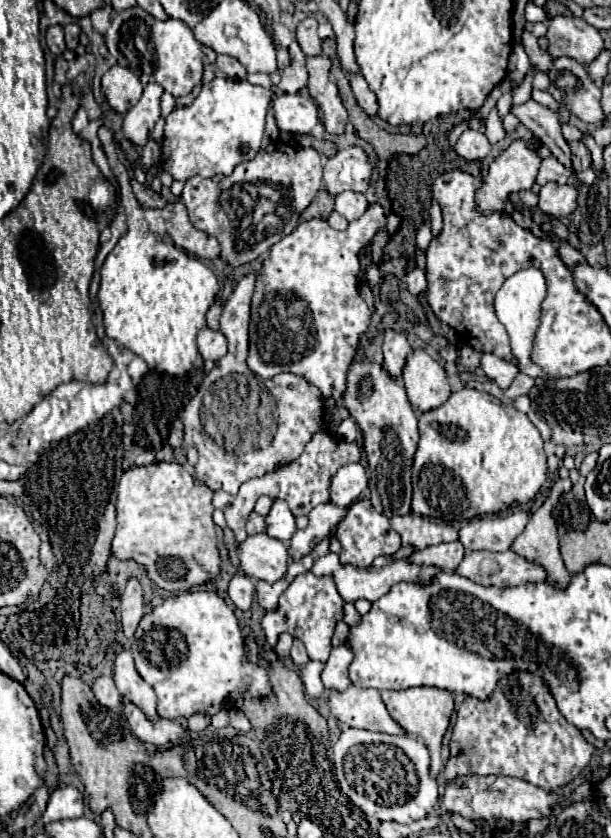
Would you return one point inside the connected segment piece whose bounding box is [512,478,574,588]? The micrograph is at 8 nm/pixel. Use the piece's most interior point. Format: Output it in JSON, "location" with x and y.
{"location":[538,543]}

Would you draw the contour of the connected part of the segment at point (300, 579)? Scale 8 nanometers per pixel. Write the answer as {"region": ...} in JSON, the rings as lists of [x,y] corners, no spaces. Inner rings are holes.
{"region":[[[304,572],[296,576],[296,580],[288,586],[288,590],[280,596],[278,608],[266,612],[262,618],[262,630],[266,634],[266,648],[274,650],[278,636],[288,632],[292,638],[300,638],[308,650],[310,660],[326,662],[332,650],[332,636],[336,624],[344,618],[344,598],[338,594],[332,576],[314,576],[312,572]]]}

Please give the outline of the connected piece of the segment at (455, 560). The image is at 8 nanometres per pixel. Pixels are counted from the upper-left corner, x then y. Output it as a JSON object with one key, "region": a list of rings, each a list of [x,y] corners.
{"region":[[[460,542],[438,544],[434,548],[426,548],[426,552],[414,552],[408,560],[414,564],[434,564],[440,570],[456,570],[462,562],[466,550]]]}

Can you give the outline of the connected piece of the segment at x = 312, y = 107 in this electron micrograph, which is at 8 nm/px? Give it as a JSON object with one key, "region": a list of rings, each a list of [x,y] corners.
{"region":[[[280,94],[274,104],[276,124],[284,132],[292,134],[312,134],[312,130],[320,124],[318,106],[310,96],[298,94]]]}

